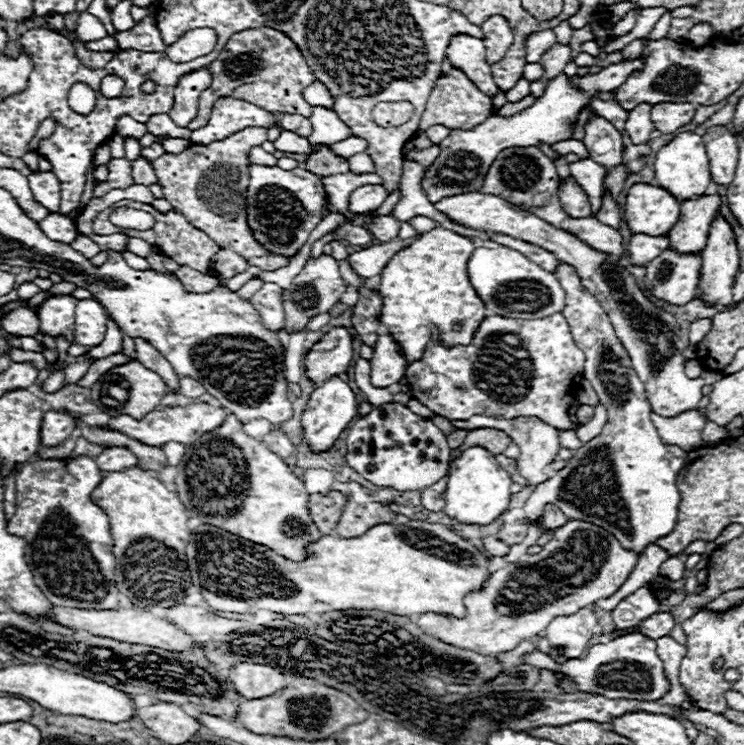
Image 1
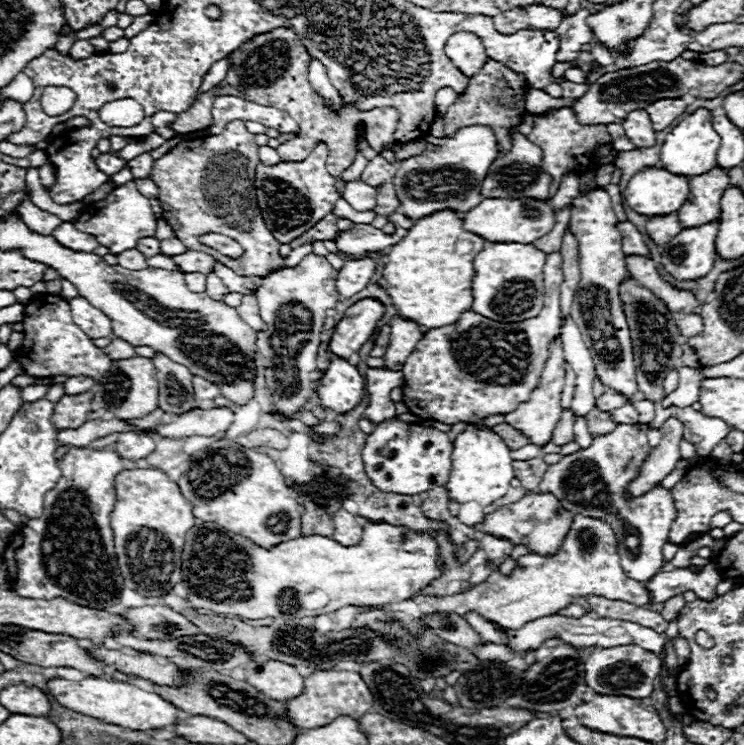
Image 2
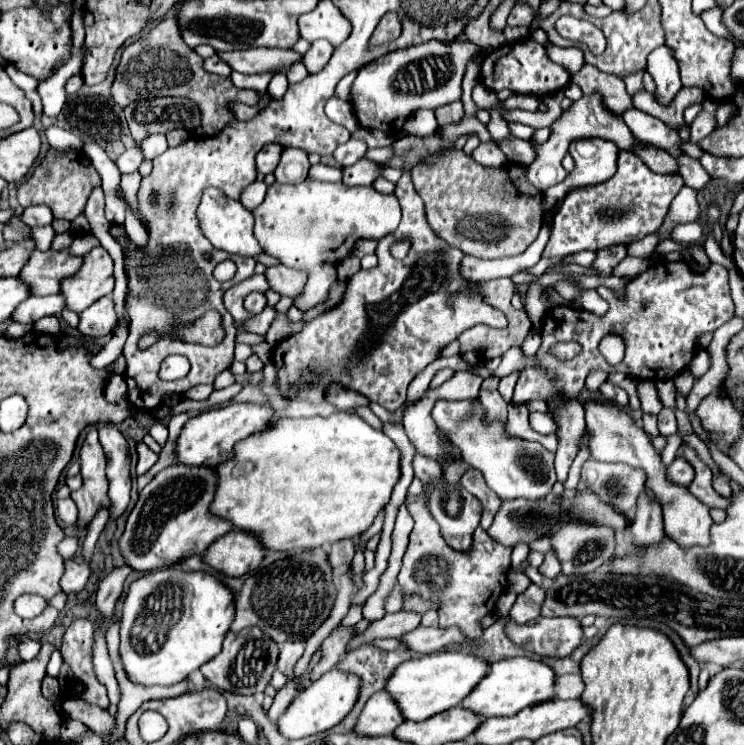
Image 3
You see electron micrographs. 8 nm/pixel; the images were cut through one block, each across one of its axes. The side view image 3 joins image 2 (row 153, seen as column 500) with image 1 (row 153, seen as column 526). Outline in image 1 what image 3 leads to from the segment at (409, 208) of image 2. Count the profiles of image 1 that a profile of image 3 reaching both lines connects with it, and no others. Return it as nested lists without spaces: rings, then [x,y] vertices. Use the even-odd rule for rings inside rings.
[[[638,58],[634,62],[620,62],[620,64],[608,66],[608,68],[604,68],[598,74],[586,74],[586,76],[572,76],[572,78],[568,78],[562,72],[556,78],[552,78],[552,82],[546,84],[544,94],[540,98],[536,98],[530,108],[526,108],[526,110],[522,110],[518,114],[512,114],[512,116],[490,116],[486,122],[482,122],[480,126],[476,126],[472,130],[460,130],[460,128],[458,130],[450,130],[450,134],[440,142],[440,150],[442,150],[440,156],[436,158],[436,162],[432,166],[426,168],[426,174],[424,174],[424,180],[422,180],[424,194],[434,204],[434,202],[438,202],[440,198],[444,198],[448,194],[460,194],[464,190],[480,190],[488,168],[492,166],[492,162],[496,160],[496,156],[502,150],[514,148],[514,146],[538,146],[540,142],[554,144],[554,142],[560,142],[560,140],[570,140],[572,134],[574,134],[574,126],[576,126],[580,110],[584,106],[590,106],[590,100],[594,96],[598,96],[598,92],[610,92],[610,90],[616,90],[618,86],[622,86],[626,82],[626,78],[634,70],[638,70],[640,66],[642,66],[642,62]]]

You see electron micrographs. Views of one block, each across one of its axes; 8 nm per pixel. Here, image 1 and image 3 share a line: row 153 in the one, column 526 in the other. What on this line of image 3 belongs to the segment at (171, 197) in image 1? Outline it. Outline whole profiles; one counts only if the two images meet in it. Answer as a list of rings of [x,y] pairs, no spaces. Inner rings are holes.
[[[454,150],[432,166],[416,166],[412,182],[424,200],[432,232],[464,254],[478,258],[520,256],[542,226],[542,196],[524,180],[520,164],[484,168],[462,150]]]

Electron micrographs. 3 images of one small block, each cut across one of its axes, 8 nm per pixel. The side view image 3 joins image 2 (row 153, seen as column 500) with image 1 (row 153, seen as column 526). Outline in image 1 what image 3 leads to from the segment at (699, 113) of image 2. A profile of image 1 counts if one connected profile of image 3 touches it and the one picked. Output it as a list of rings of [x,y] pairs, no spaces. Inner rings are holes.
[[[694,132],[678,134],[672,142],[662,146],[656,154],[656,184],[668,190],[676,200],[690,200],[694,196],[702,196],[706,192],[706,186],[712,182],[710,168],[708,168],[708,154],[702,142],[702,136]]]

